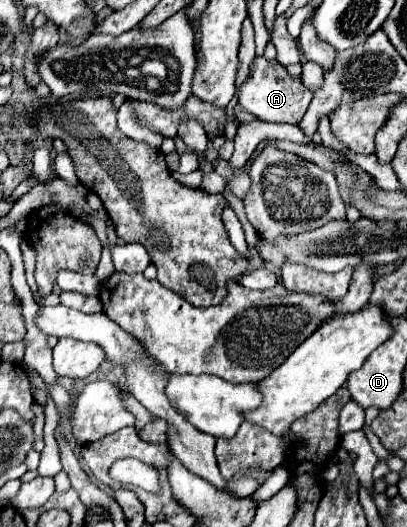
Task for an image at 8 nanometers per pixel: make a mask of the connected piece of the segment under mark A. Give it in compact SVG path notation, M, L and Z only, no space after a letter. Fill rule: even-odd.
M265 57L253 59L249 83L245 83L237 89L239 89L239 95L237 95L239 105L245 111L249 111L251 115L255 115L259 121L265 121L265 123L297 125L303 119L303 115L305 115L305 111L313 99L313 93L303 87L301 79L291 77L281 63L267 61Z

